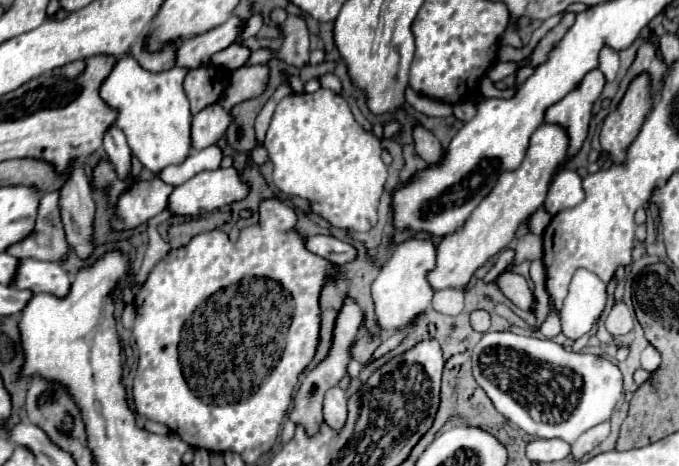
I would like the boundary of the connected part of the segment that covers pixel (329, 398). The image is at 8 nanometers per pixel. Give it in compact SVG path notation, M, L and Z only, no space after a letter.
M334 386L324 398L324 422L332 430L342 430L348 418L348 398L342 388Z

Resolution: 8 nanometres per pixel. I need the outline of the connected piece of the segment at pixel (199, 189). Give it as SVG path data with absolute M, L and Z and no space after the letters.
M234 168L206 170L174 188L168 198L168 210L178 216L204 216L226 204L242 200L248 188L240 182Z

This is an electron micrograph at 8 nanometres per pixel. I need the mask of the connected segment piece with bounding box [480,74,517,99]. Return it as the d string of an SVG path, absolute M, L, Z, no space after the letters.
M485 74L480 79L480 93L486 98L510 99L516 94L517 88L513 87L505 91L501 91L495 87L495 84Z

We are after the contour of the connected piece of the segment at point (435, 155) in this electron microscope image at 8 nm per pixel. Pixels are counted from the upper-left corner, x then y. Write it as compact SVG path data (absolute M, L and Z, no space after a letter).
M416 124L412 128L412 136L414 136L414 144L416 144L416 152L422 160L426 160L428 164L436 164L442 158L442 148L440 142L436 140L436 136L426 130L424 126Z

